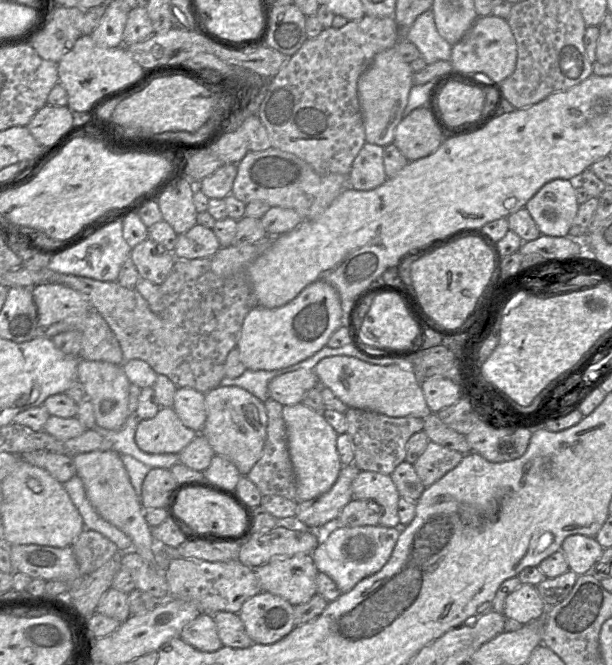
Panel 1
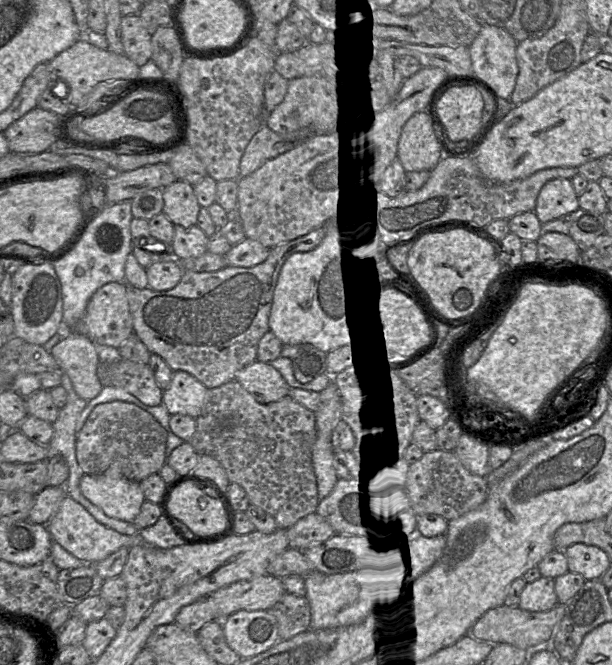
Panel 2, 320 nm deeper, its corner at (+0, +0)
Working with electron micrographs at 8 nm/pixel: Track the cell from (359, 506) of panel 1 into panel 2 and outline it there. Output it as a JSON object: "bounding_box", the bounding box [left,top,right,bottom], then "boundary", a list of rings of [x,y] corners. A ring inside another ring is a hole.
{"bounding_box":[286,513,336,549],"boundary":[[[317,513],[305,516],[286,531],[290,548],[296,549],[307,549],[336,535],[330,523]]]}

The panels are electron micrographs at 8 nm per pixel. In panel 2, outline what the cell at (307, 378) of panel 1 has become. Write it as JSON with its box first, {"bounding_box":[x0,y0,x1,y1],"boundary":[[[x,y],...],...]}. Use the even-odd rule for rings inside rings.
{"bounding_box":[235,360,290,404],"boundary":[[[255,360],[241,369],[235,380],[262,404],[279,401],[287,397],[290,391],[281,373],[269,362]]]}

